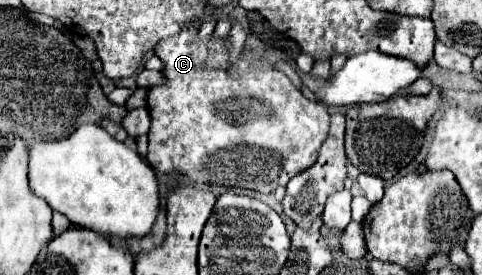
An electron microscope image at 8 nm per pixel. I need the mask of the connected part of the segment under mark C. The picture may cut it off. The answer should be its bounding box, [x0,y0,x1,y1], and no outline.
[147,23,329,193]

